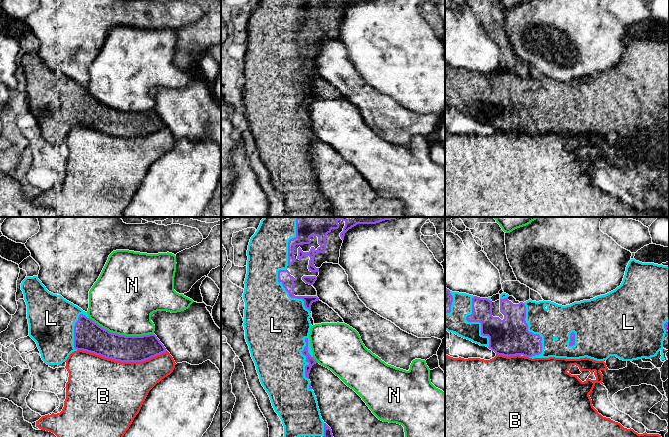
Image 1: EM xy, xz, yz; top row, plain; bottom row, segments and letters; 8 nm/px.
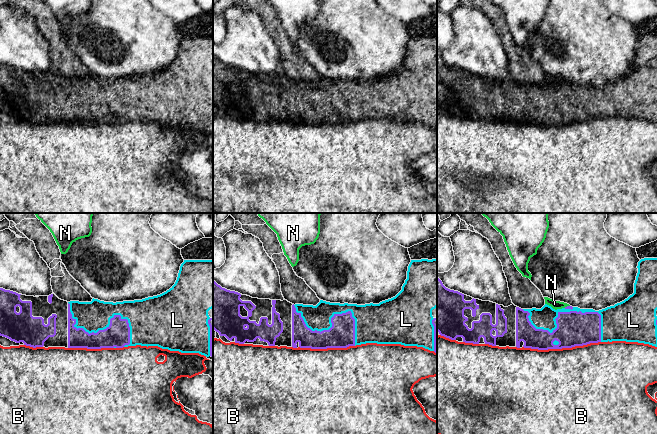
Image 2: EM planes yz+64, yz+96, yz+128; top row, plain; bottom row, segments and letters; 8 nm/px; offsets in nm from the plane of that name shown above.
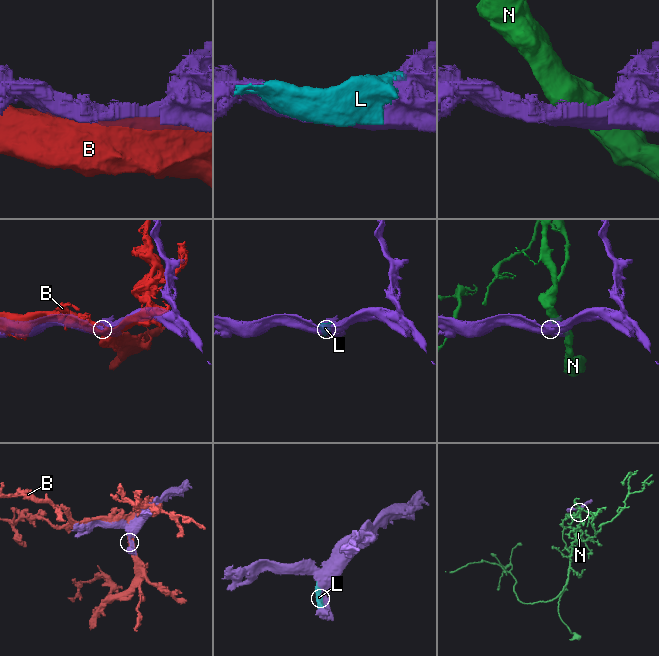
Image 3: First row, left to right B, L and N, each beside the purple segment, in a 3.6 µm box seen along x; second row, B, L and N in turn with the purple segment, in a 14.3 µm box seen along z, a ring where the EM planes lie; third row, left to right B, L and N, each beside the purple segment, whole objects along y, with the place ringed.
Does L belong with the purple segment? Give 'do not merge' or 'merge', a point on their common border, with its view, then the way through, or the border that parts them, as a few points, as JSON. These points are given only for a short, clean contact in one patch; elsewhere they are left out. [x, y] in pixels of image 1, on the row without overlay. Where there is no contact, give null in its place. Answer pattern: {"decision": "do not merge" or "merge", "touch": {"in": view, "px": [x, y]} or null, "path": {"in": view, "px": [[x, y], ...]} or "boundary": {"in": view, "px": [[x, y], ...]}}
{"decision": "merge", "touch": {"in": "yz", "px": [534, 110]}}

